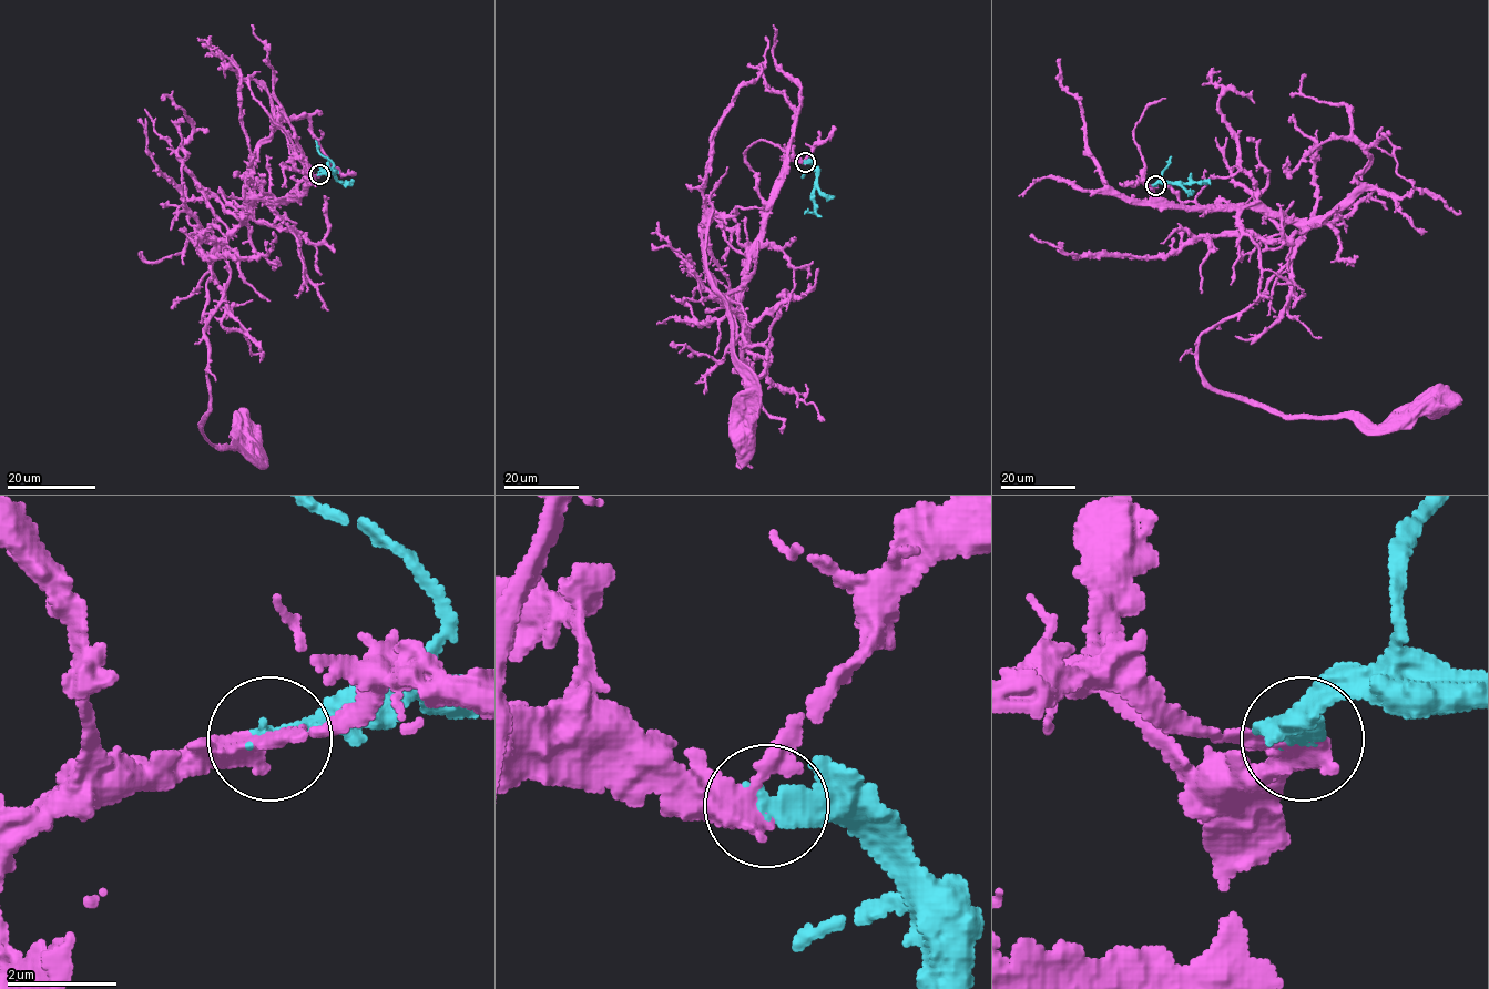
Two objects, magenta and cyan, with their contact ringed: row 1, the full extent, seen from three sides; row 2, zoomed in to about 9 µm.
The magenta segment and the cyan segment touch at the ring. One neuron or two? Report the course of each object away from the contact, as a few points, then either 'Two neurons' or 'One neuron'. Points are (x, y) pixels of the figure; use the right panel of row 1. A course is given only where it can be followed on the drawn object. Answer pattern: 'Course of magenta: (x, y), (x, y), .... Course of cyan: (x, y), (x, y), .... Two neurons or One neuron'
Course of magenta: (1155, 185), (1302, 231), (1265, 291), (1200, 334), (1213, 387), (1276, 414), (1429, 411). Course of cyan: (1155, 185), (1204, 181), (1207, 183). One neuron

